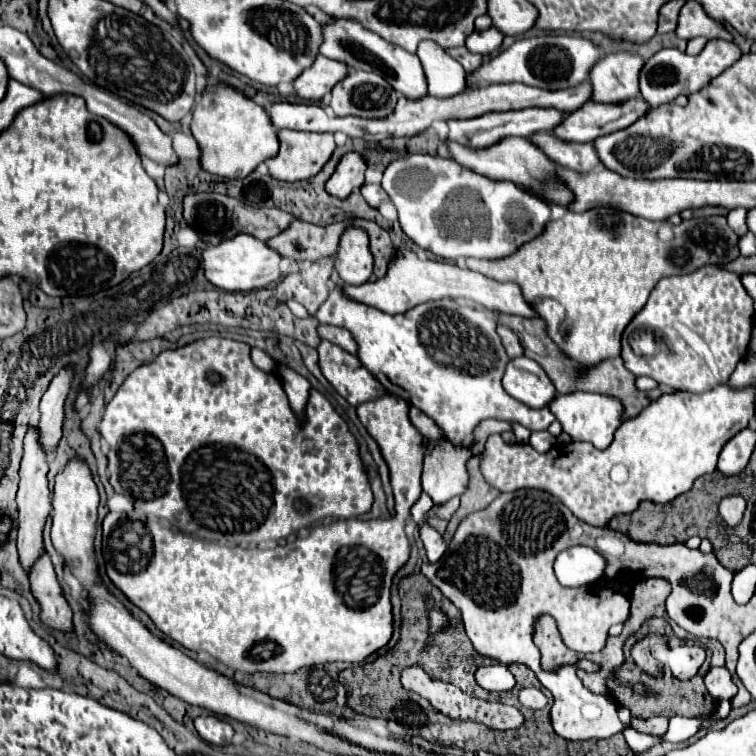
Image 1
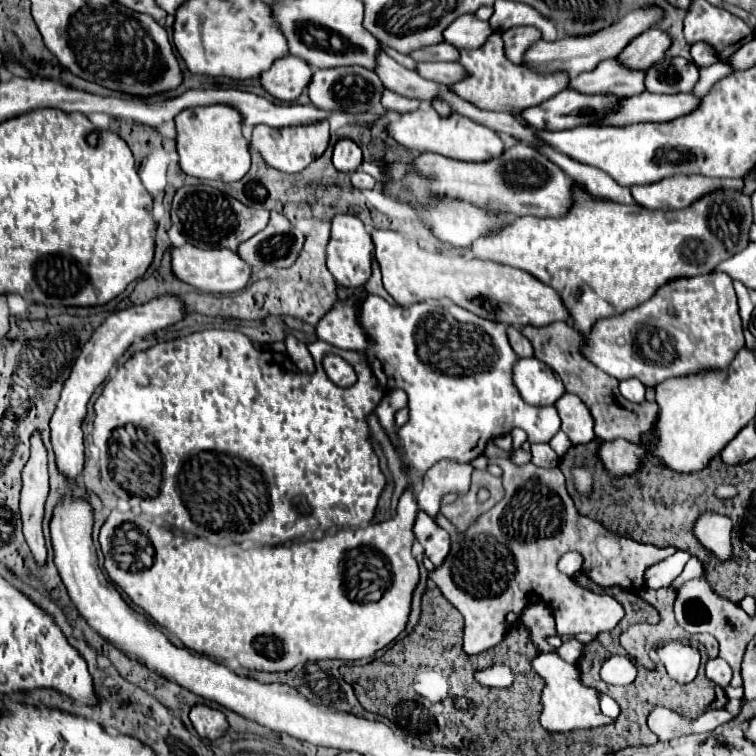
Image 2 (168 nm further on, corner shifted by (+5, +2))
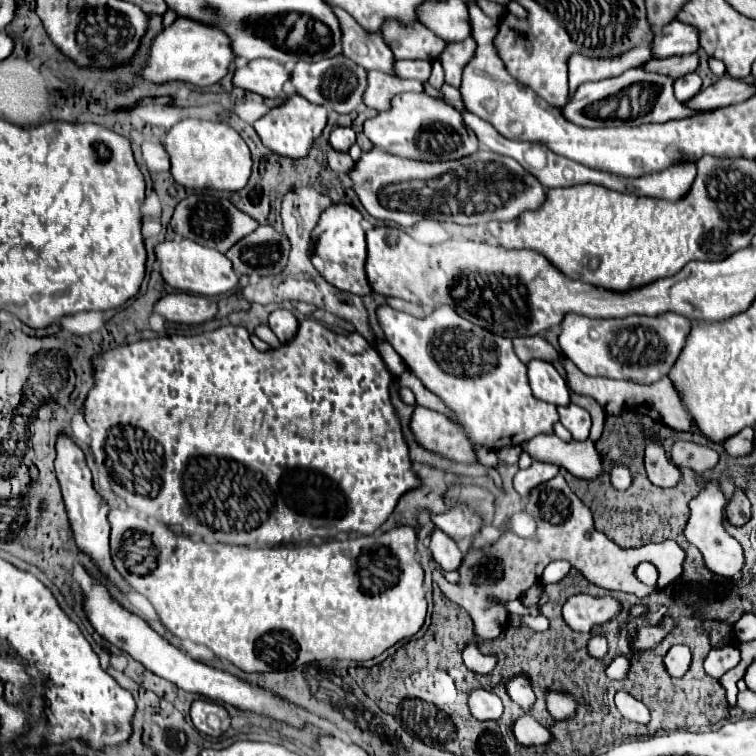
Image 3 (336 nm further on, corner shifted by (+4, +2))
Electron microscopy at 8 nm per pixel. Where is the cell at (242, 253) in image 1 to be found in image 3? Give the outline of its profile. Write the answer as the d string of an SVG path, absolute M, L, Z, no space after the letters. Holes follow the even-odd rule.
M181 239L181 241L163 241L155 247L155 259L159 261L159 273L165 281L175 291L183 293L227 293L237 287L237 275L233 273L231 261L225 259L223 253L199 245L191 239Z

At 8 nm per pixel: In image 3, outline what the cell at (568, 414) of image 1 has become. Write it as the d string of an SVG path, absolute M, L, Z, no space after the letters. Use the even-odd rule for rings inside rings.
M569 403L567 407L557 407L557 413L559 413L559 421L571 431L571 435L575 439L587 439L589 437L591 417L583 407Z

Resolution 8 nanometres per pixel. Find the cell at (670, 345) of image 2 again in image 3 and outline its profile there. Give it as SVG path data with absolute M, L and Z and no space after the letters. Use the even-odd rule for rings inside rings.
M579 313L563 315L559 325L559 347L585 375L627 379L635 383L655 383L675 365L683 343L691 331L689 319L681 315L631 315L623 319L595 319Z

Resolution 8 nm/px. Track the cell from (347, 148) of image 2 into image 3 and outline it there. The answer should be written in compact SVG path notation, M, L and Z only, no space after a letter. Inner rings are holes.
M335 127L329 137L329 145L335 147L335 151L349 151L349 147L355 143L355 131L351 127Z

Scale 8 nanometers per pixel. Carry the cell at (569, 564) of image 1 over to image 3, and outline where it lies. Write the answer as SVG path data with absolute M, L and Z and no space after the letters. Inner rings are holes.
M551 561L541 575L541 583L545 583L545 585L557 583L569 573L569 569L571 569L571 565L567 561Z

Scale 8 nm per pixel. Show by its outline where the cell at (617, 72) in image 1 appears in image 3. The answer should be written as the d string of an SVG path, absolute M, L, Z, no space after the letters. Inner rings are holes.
M673 19L663 25L661 31L655 33L653 53L655 57L671 57L671 55L687 55L699 51L699 29L687 23Z

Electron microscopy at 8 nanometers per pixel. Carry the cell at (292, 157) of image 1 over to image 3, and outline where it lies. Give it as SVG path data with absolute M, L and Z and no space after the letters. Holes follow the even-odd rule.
M289 95L279 107L273 107L267 115L263 115L259 121L253 123L259 139L263 141L265 147L271 151L291 157L291 159L301 159L309 153L313 141L321 135L323 127L327 125L327 109L323 105L313 105L301 95Z

